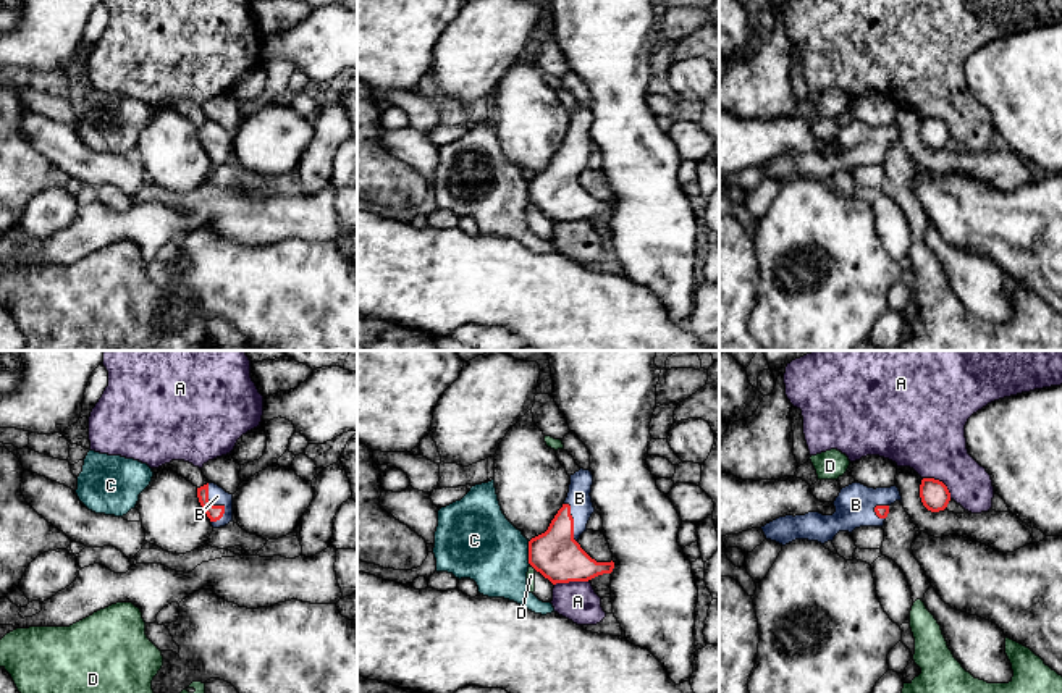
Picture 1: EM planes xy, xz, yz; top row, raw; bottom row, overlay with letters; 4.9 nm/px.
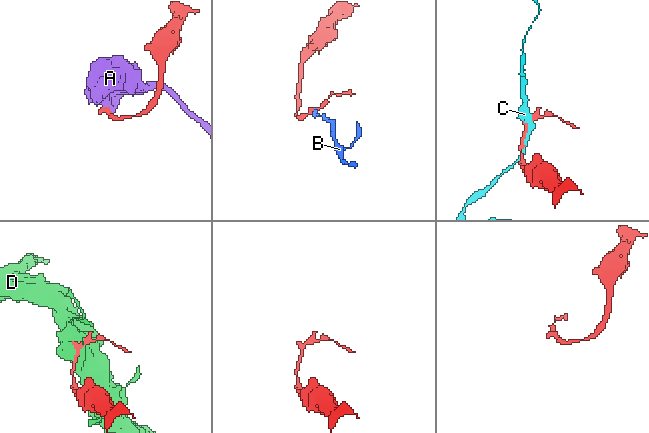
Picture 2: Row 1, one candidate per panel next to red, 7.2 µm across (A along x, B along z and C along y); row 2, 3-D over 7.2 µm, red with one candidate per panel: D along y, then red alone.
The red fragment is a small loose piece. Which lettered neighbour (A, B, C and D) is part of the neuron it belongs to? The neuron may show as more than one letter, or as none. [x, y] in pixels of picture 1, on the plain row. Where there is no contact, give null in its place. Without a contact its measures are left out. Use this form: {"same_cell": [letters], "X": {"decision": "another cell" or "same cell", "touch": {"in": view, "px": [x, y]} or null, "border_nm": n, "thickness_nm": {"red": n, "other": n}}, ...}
{"same_cell": ["B"], "A": {"decision": "another cell", "touch": {"in": "yz", "px": [941, 120]}, "border_nm": 180, "thickness_nm": {"red": 140, "other": 360}}, "B": {"decision": "same cell", "touch": {"in": "xy", "px": [215, 144]}, "border_nm": 200, "thickness_nm": {"red": 80, "other": 90}}, "C": {"decision": "another cell", "touch": {"in": "xz", "px": [529, 191]}, "border_nm": 120, "thickness_nm": {"red": 240, "other": 360}}, "D": {"decision": "another cell", "touch": {"in": "xz", "px": [534, 205]}, "border_nm": 30, "thickness_nm": {"red": 240, "other": 50}}}

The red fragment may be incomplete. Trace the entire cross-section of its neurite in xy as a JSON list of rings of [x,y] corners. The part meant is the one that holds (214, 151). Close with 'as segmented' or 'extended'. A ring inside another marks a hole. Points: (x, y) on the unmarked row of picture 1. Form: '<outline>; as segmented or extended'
[[[207,121],[197,126],[197,136],[213,166],[233,160],[233,132],[215,121]]]; extended

